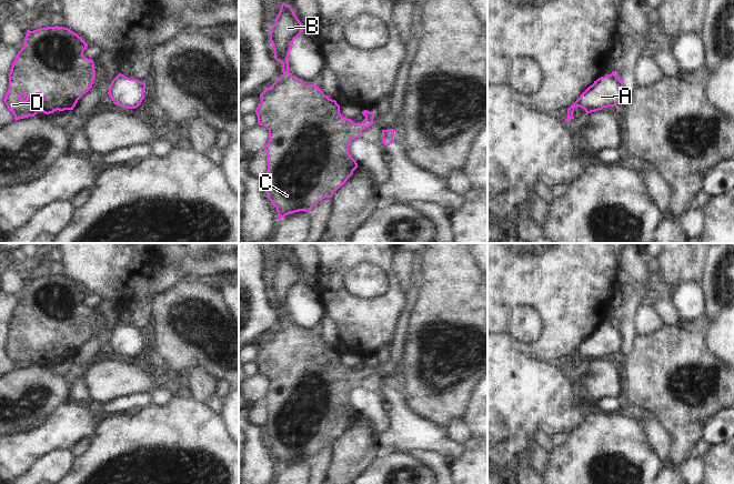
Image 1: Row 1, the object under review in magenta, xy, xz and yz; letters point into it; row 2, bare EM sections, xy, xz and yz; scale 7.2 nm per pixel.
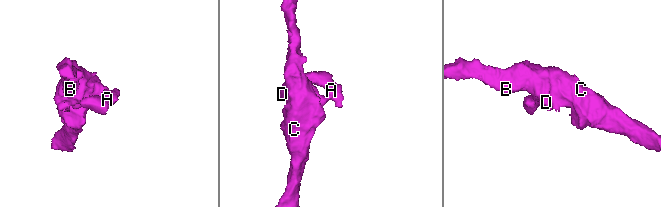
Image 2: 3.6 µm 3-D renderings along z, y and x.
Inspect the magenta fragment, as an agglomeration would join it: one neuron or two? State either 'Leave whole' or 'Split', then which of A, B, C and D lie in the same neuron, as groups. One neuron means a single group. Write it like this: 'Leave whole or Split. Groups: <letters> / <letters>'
Split. Groups: A / B C D

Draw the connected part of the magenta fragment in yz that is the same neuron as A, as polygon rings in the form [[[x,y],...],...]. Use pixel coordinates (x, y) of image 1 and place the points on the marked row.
[[[611,74],[599,78],[567,109],[566,121],[575,119],[573,112],[577,107],[584,109],[587,115],[591,112],[621,103],[621,94],[623,90],[623,82],[612,78]]]

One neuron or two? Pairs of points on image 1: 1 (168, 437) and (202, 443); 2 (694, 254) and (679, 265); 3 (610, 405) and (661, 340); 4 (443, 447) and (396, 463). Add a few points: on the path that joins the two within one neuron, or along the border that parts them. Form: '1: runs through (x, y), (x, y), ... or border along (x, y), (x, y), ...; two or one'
1: runs through (177, 442), (193, 443); one
2: runs through (691, 254), (682, 262); one
3: border along (622, 397), (625, 403); two
4: border along (413, 452), (416, 454); two

